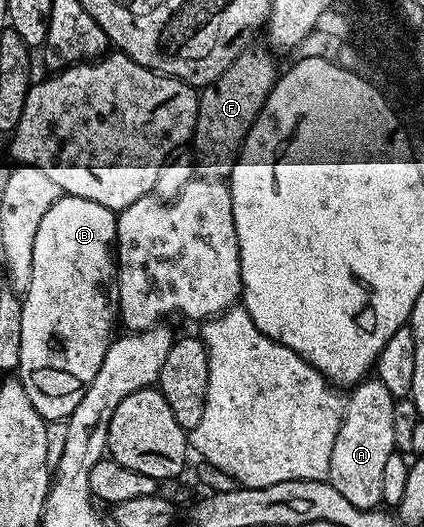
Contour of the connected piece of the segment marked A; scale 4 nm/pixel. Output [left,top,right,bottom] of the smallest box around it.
[327,376,397,510]

